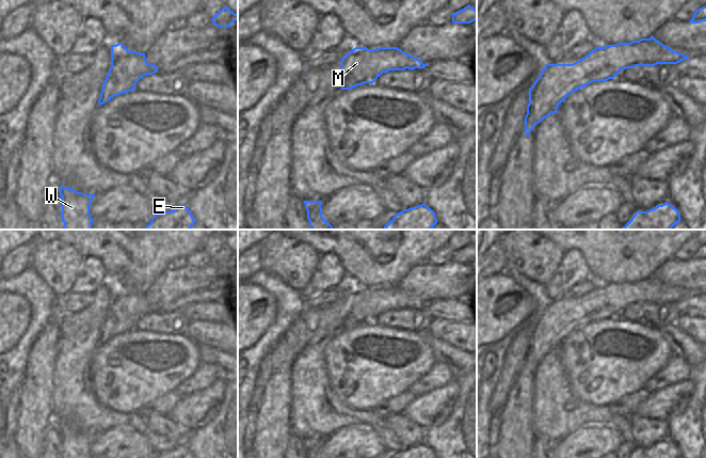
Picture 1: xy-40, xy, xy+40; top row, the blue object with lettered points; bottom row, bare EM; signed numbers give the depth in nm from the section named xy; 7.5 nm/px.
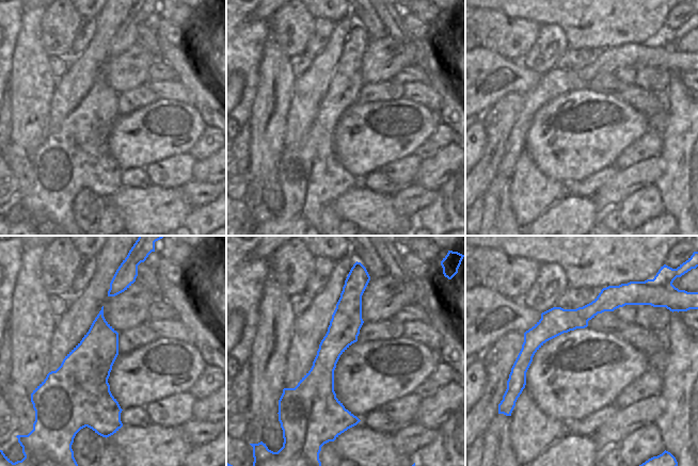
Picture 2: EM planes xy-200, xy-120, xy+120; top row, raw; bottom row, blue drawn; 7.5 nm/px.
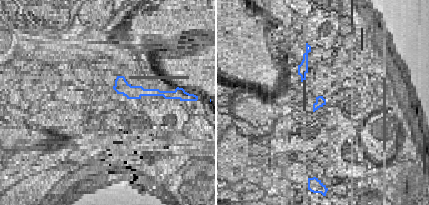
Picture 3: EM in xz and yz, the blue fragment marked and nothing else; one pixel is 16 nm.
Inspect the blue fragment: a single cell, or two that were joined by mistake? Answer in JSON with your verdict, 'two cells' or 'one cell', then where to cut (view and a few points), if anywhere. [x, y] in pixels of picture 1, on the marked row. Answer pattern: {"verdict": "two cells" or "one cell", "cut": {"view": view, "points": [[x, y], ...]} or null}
{"verdict": "two cells", "cut": {"view": "xy", "points": [[371, 49], [371, 54], [365, 61], [358, 63], [341, 83]]}}

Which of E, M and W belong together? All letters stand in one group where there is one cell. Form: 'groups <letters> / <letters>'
groups E W / M

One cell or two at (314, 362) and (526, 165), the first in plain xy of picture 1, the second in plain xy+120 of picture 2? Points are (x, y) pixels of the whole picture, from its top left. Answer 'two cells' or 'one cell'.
one cell

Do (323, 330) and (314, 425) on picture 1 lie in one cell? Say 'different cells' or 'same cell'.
same cell

